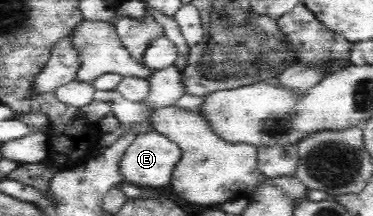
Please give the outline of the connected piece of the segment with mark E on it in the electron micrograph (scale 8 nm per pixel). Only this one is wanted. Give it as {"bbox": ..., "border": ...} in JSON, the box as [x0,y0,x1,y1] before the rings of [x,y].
{"bbox":[119,129,182,187],"border":[[[150,129],[148,134],[138,134],[125,149],[119,161],[119,173],[123,181],[140,187],[162,187],[170,183],[175,165],[180,161],[182,150],[179,145],[165,135]]]}

